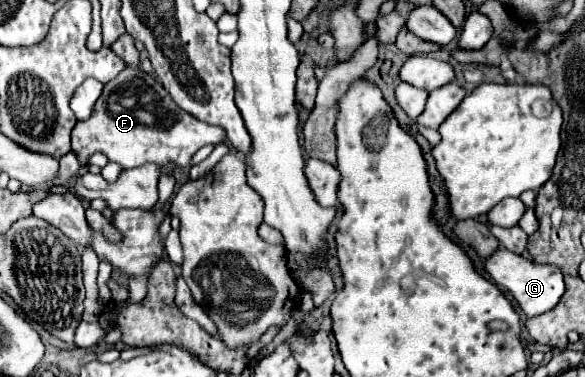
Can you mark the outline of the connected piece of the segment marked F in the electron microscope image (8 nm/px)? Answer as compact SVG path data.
M125 67L117 79L103 87L91 117L77 121L71 151L77 155L81 167L87 167L89 157L95 153L107 155L109 161L117 161L123 169L139 167L143 163L159 163L161 167L175 163L177 167L185 167L203 145L219 145L223 141L225 131L221 127L193 119L169 99L169 93L157 79L143 69Z

